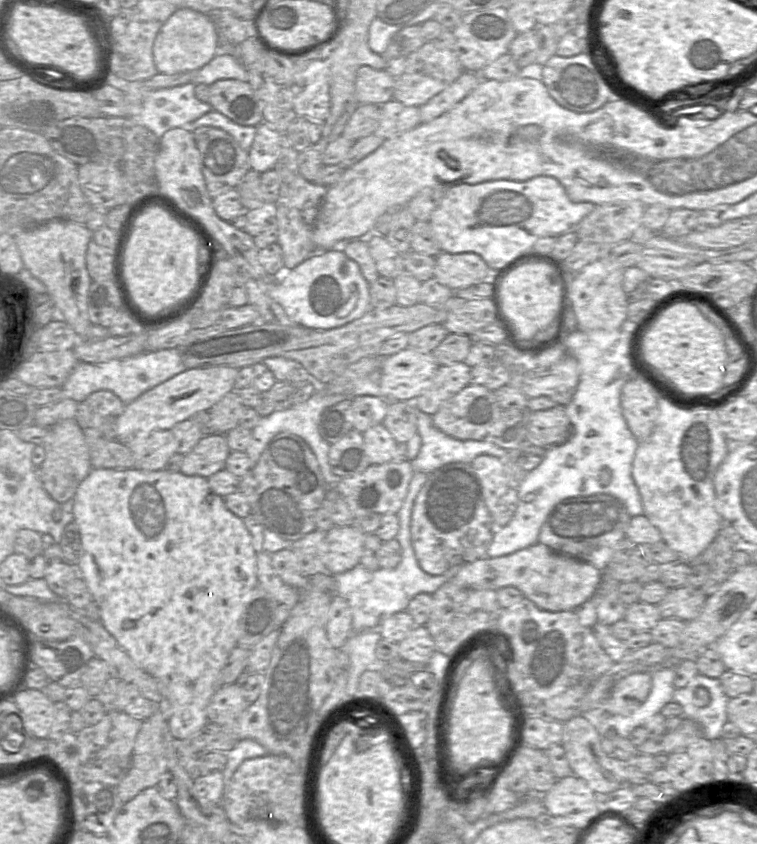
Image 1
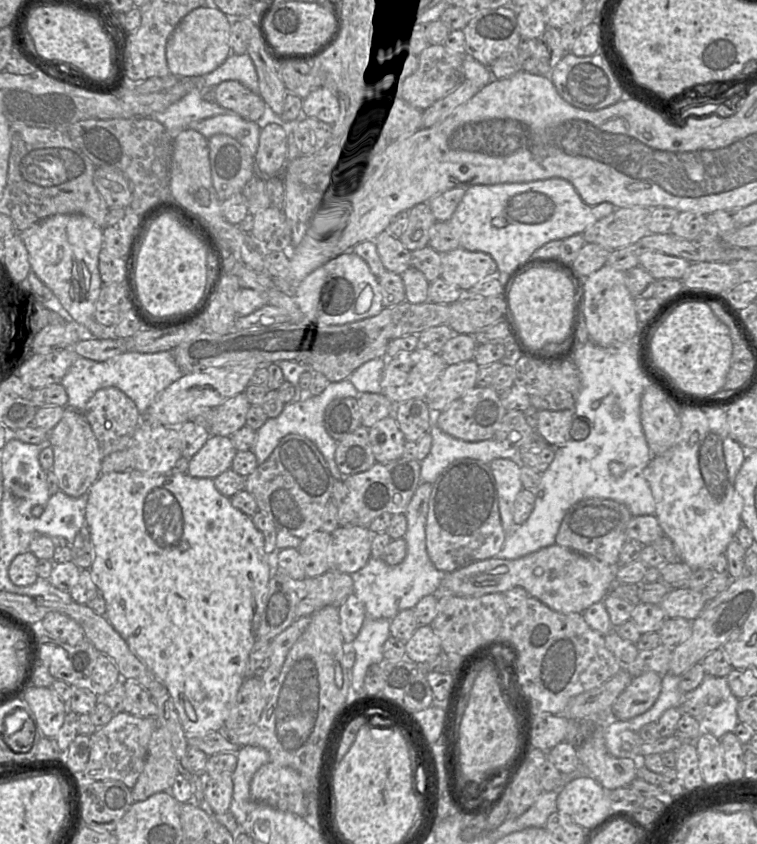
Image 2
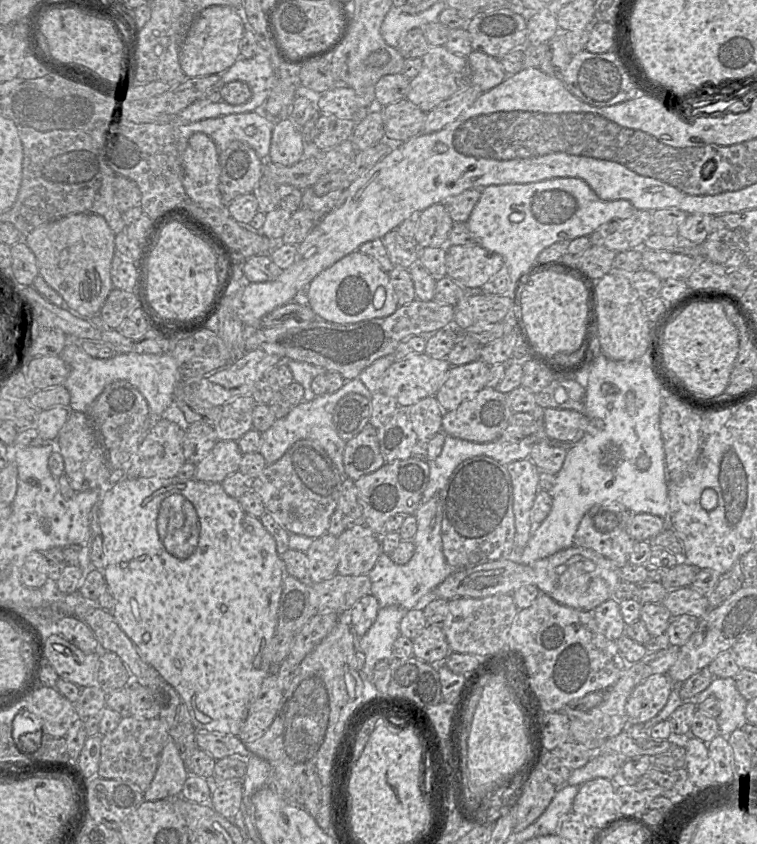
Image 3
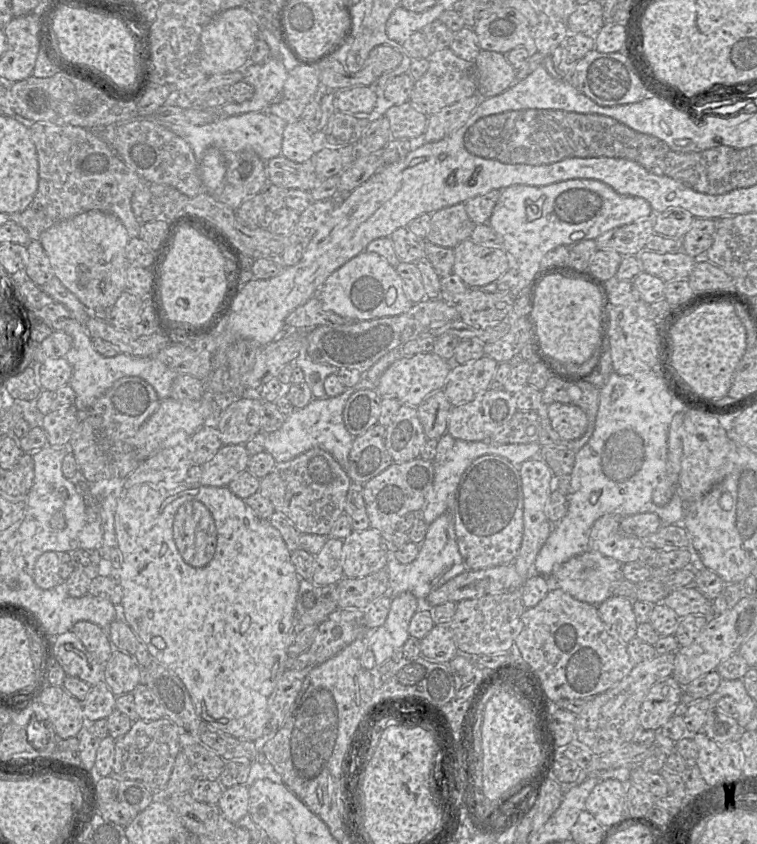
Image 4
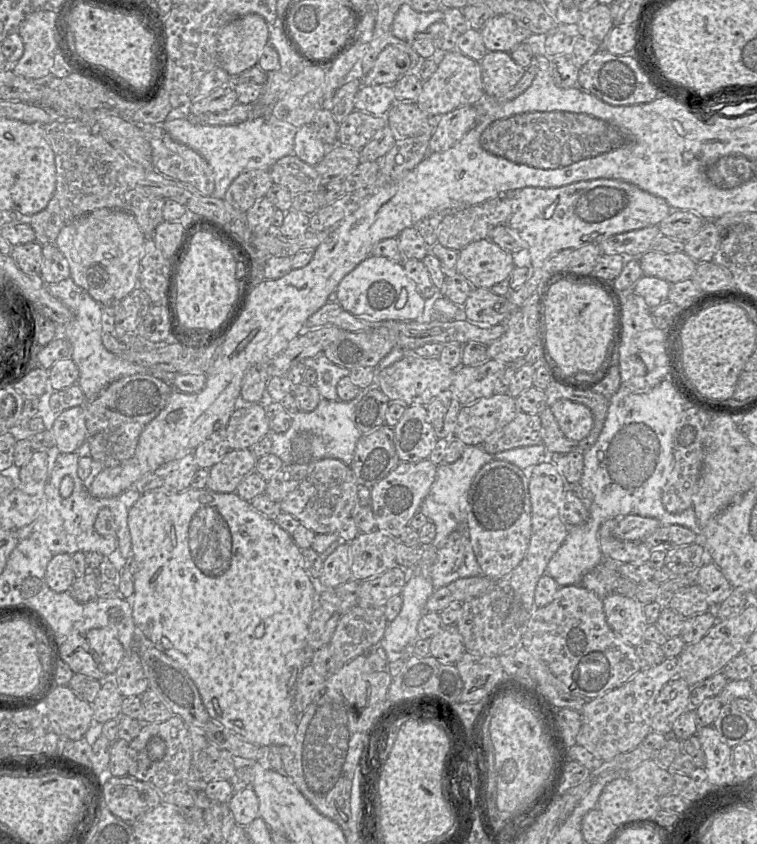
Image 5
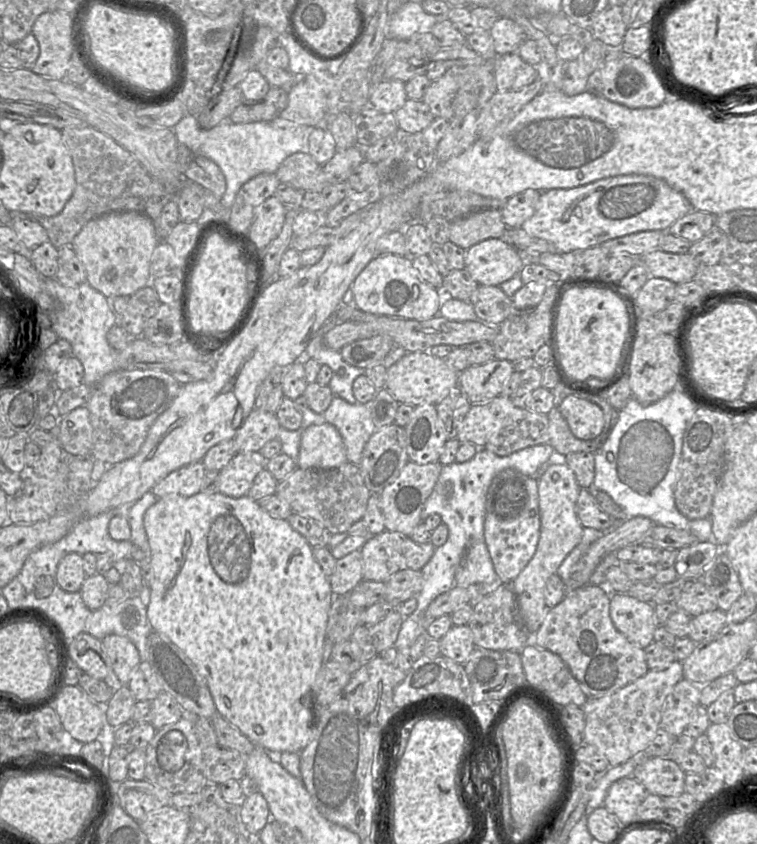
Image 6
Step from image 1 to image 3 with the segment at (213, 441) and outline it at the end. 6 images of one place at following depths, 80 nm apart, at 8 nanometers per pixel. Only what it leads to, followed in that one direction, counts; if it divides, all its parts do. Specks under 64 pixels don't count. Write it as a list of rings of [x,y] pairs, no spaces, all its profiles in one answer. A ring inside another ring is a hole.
[[[218,440],[209,454],[196,464],[195,479],[221,483],[227,476],[239,470],[242,455],[237,441]]]

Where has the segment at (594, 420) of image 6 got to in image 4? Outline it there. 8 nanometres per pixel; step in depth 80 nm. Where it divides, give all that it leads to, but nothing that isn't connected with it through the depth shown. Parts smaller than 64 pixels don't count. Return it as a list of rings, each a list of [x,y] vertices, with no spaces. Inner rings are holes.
[[[553,403],[548,405],[548,415],[553,429],[567,441],[581,439],[587,431],[588,417],[578,406]]]

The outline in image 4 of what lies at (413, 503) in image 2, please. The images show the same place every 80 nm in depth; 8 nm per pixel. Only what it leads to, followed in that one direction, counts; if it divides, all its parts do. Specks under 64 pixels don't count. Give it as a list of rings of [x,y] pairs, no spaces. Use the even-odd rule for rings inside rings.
[[[447,512],[429,524],[425,539],[419,548],[417,558],[410,564],[401,564],[390,554],[385,568],[390,580],[390,592],[387,596],[394,597],[409,592],[425,603],[431,592],[468,570],[459,551],[452,517]]]

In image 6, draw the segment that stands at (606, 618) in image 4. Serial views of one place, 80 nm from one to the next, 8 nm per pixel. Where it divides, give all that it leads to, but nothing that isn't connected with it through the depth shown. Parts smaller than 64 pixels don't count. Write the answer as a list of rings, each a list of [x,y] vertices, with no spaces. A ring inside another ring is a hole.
[[[626,593],[610,596],[610,617],[616,629],[631,643],[645,648],[653,640],[657,626],[654,606]]]

